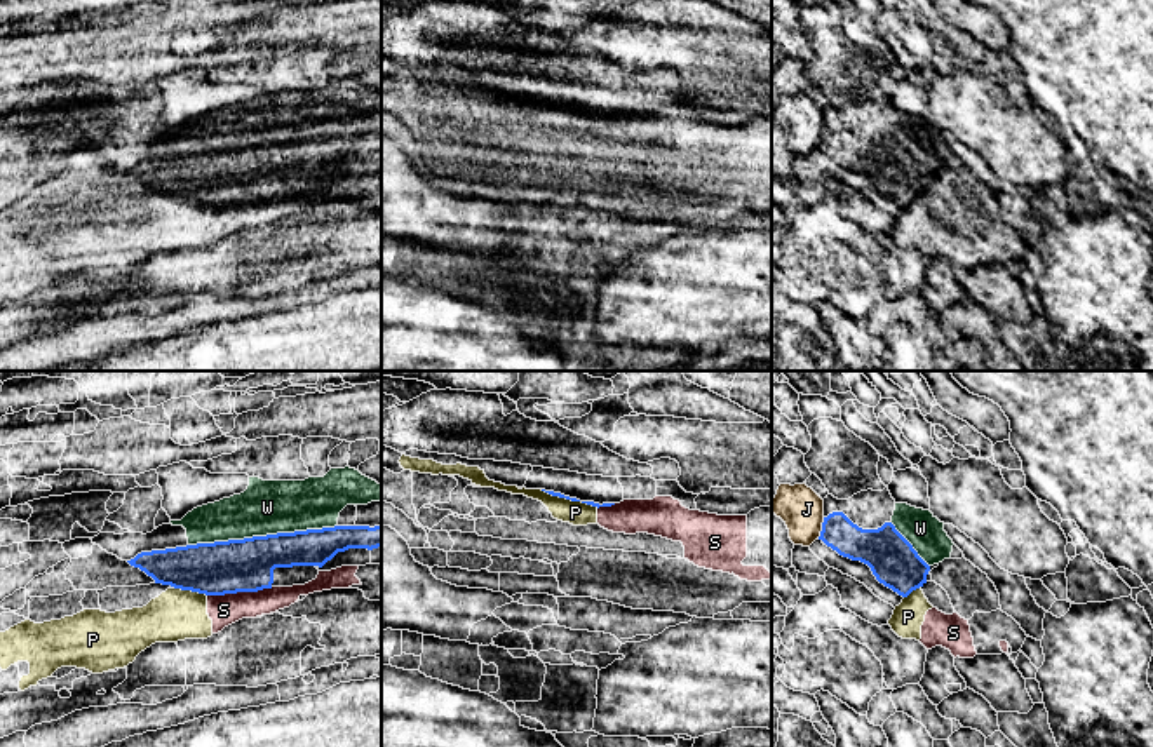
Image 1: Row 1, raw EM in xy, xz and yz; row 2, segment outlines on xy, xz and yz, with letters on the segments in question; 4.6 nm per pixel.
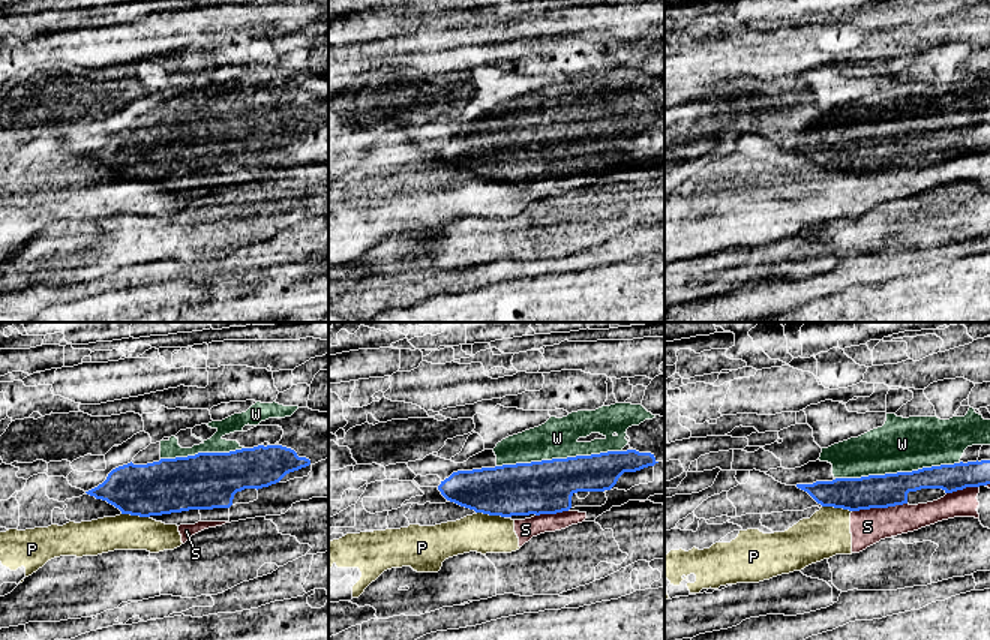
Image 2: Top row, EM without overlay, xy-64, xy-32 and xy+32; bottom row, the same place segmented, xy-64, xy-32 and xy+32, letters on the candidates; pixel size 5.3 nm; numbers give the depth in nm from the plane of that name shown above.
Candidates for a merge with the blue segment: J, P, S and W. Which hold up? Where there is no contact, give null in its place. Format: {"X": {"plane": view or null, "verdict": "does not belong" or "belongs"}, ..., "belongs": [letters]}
{"J": {"plane": "yz", "verdict": "does not belong"}, "P": {"plane": "xy", "verdict": "does not belong"}, "S": {"plane": "xy", "verdict": "does not belong"}, "W": {"plane": "xy", "verdict": "belongs"}, "belongs": ["W"]}

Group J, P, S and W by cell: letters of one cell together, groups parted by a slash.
J / P S / W

